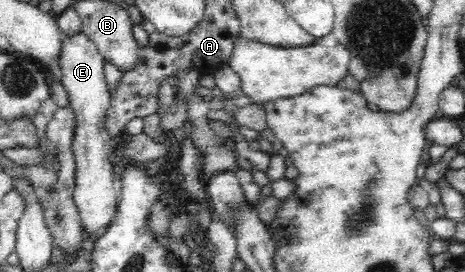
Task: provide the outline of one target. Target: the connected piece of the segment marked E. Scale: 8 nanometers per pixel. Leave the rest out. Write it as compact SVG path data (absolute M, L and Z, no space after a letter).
M83 32L64 35L59 53L62 84L68 92L70 105L75 111L75 134L73 134L73 155L75 156L75 201L83 229L97 240L115 218L118 208L119 187L114 179L111 150L113 138L107 132L104 118L110 107L110 88L105 82L103 66L106 60L96 44Z

